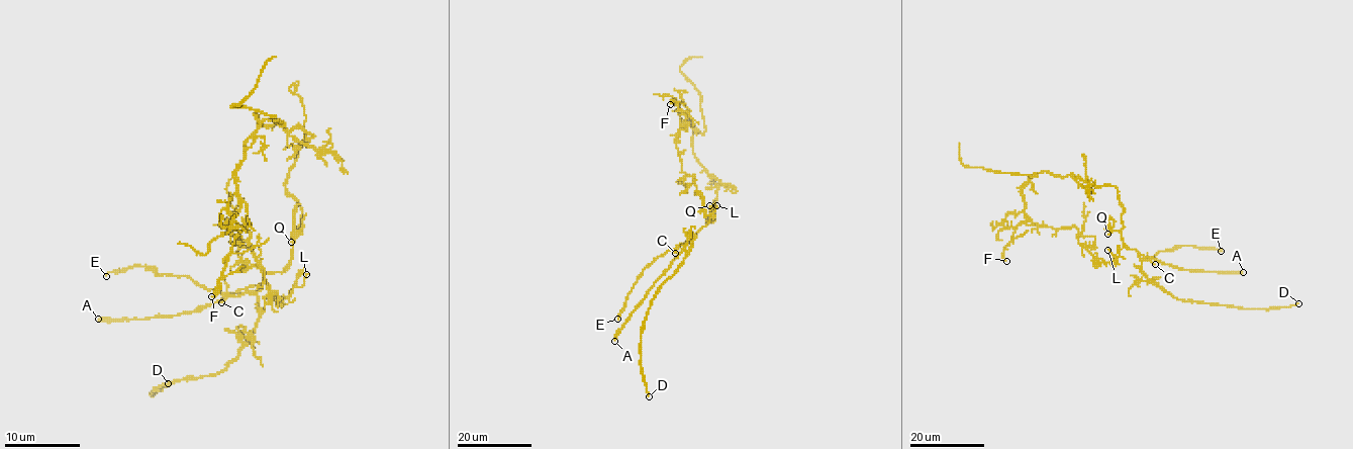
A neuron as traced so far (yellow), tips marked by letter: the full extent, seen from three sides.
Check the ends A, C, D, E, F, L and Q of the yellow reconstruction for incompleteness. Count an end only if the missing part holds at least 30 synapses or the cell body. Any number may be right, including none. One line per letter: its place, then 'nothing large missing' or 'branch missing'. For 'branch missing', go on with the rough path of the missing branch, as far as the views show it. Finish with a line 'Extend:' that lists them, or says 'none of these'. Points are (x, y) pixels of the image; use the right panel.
A: at (1243, 272); nothing large missing
C: at (1155, 264); nothing large missing
D: at (1298, 303); nothing large missing
E: at (1221, 251); nothing large missing
F: at (1006, 261); nothing large missing
L: at (1107, 250); nothing large missing
Q: at (1107, 234); nothing large missing
Extend: none of these

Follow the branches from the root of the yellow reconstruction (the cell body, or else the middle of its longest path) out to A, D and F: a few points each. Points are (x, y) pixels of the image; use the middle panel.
A: (713, 211), (706, 220), (714, 219), (711, 221), (711, 217), (684, 247), (632, 312), (614, 341)
D: (713, 211), (706, 220), (714, 219), (696, 234), (683, 262), (661, 286), (644, 322), (640, 368), (649, 396)
F: (713, 211), (720, 183), (696, 158), (686, 114), (670, 104)

